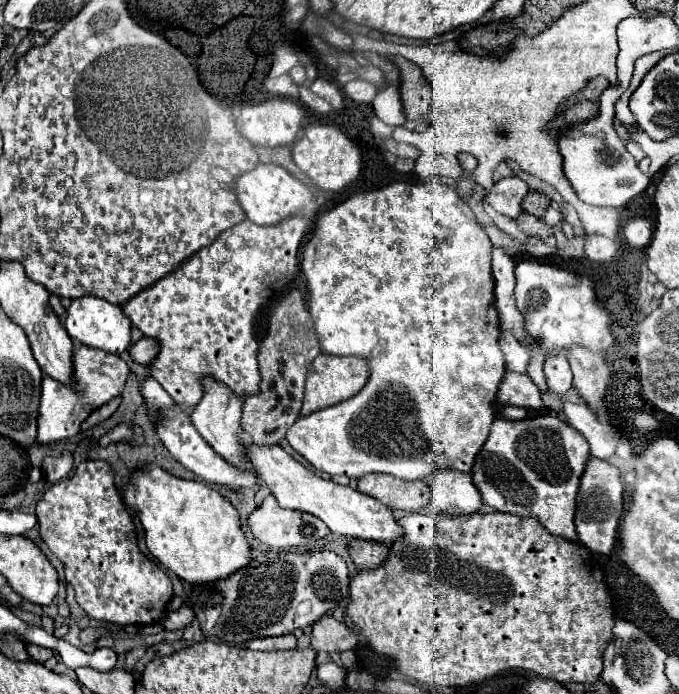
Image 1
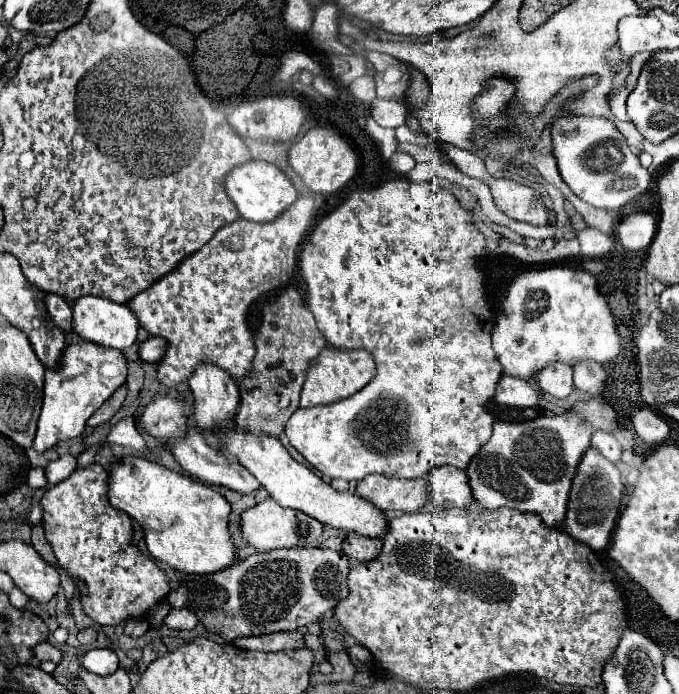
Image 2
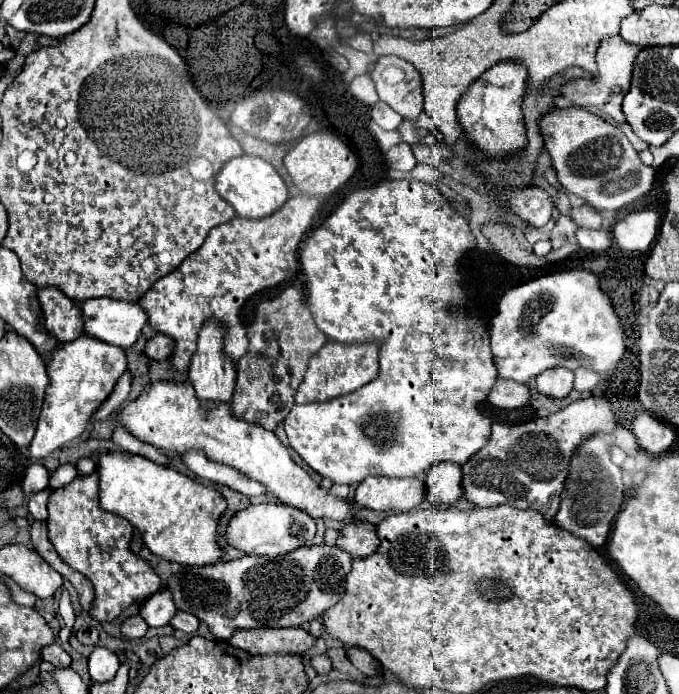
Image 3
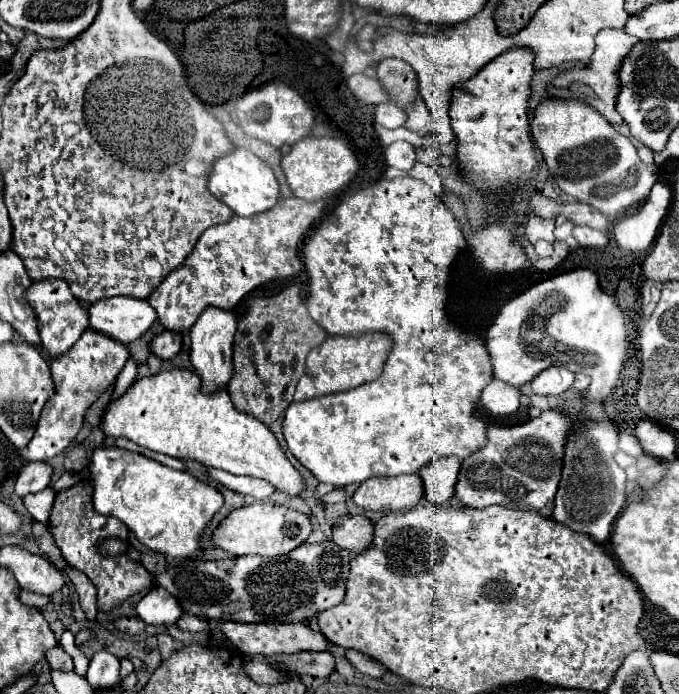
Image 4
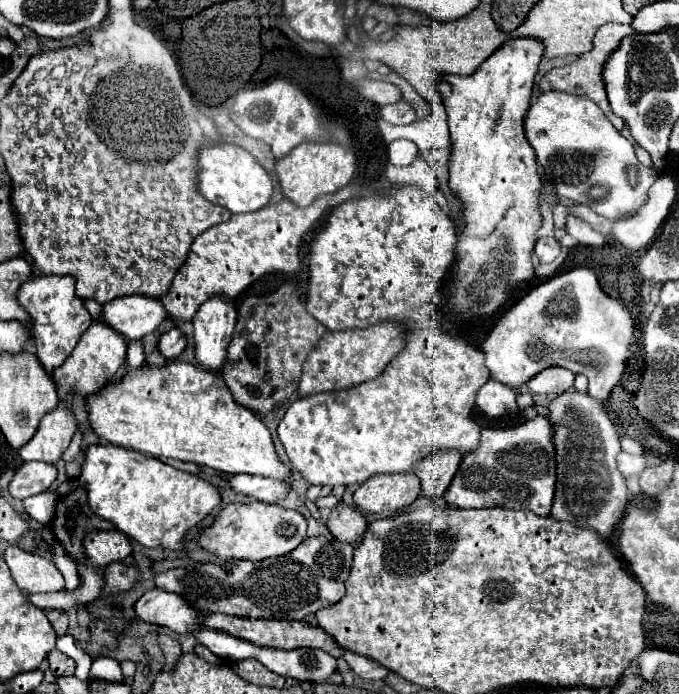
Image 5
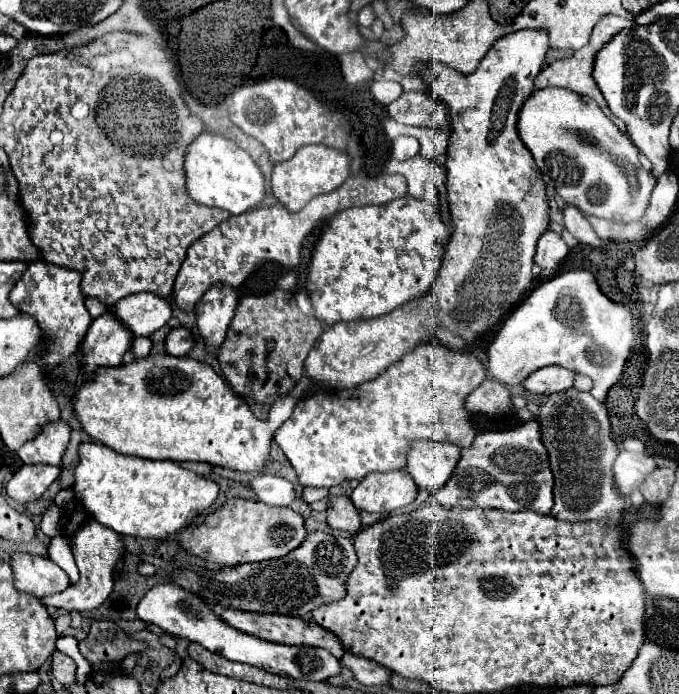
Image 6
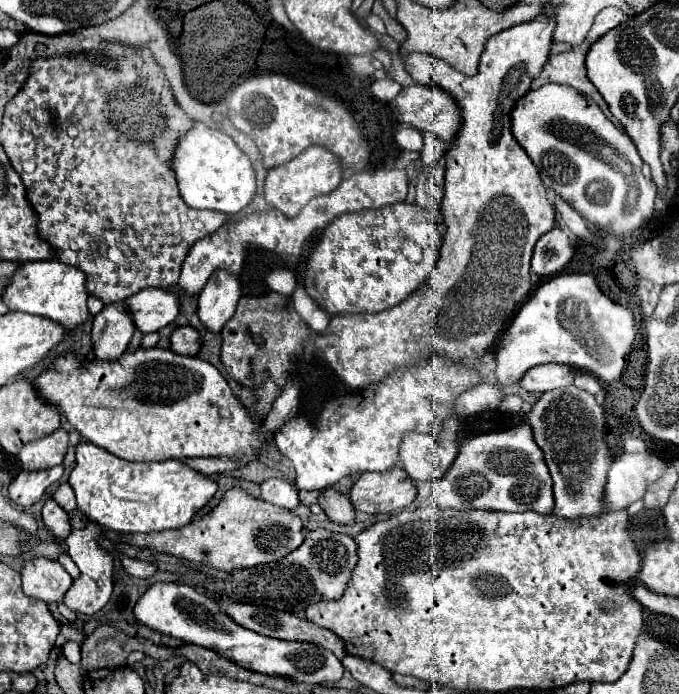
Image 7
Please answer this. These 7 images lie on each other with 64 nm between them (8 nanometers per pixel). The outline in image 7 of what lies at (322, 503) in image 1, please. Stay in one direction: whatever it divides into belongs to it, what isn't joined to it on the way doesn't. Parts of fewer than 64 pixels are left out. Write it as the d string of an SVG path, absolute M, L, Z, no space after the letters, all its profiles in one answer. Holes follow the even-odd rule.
M138 348L134 354L124 352L116 362L94 360L88 366L82 366L72 354L60 356L54 368L42 372L34 384L38 394L52 402L86 440L132 462L254 456L270 436L270 426L266 422L252 422L244 404L232 394L224 376L210 362L196 356L180 356L172 350Z

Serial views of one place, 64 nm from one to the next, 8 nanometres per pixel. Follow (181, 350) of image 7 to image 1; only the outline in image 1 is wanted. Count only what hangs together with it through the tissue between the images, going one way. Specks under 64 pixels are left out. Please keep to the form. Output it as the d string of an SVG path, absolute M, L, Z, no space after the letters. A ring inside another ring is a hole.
M140 338L138 342L130 344L128 352L130 352L130 358L134 362L148 366L150 360L158 354L158 342L154 338Z

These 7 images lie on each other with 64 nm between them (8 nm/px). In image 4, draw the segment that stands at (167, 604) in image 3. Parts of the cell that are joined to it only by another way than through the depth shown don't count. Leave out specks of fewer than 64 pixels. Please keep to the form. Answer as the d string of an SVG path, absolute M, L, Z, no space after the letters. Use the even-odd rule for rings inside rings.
M156 586L152 588L136 606L138 616L146 622L146 624L154 624L154 626L174 626L176 620L180 618L182 610L176 604L176 598L170 596L170 592L166 592L164 588Z

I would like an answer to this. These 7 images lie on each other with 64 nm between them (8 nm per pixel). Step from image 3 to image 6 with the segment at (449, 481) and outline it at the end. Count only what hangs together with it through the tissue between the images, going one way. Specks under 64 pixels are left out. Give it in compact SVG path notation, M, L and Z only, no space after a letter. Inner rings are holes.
M422 440L408 452L406 470L412 474L420 489L436 494L452 476L462 448L448 442L428 442Z

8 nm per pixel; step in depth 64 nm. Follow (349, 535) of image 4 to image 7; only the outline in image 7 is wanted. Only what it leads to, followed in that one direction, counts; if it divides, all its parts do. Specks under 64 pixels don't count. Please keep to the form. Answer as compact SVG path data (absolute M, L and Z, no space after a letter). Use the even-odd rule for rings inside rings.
M326 488L326 490L322 490L322 496L318 502L324 508L328 520L332 520L336 524L354 524L356 522L356 510L346 494Z

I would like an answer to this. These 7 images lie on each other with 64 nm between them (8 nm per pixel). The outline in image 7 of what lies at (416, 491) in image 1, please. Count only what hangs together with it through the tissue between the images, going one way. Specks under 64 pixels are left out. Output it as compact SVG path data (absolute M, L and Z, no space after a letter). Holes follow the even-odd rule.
M402 468L388 472L364 472L350 490L356 510L368 514L388 514L412 504L416 486Z

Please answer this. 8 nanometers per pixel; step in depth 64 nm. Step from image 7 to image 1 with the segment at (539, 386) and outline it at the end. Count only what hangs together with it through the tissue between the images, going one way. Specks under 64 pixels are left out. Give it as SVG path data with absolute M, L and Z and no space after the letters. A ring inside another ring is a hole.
M548 356L544 364L544 374L548 380L548 390L556 394L566 394L572 386L572 372L568 368L568 360L564 356Z

